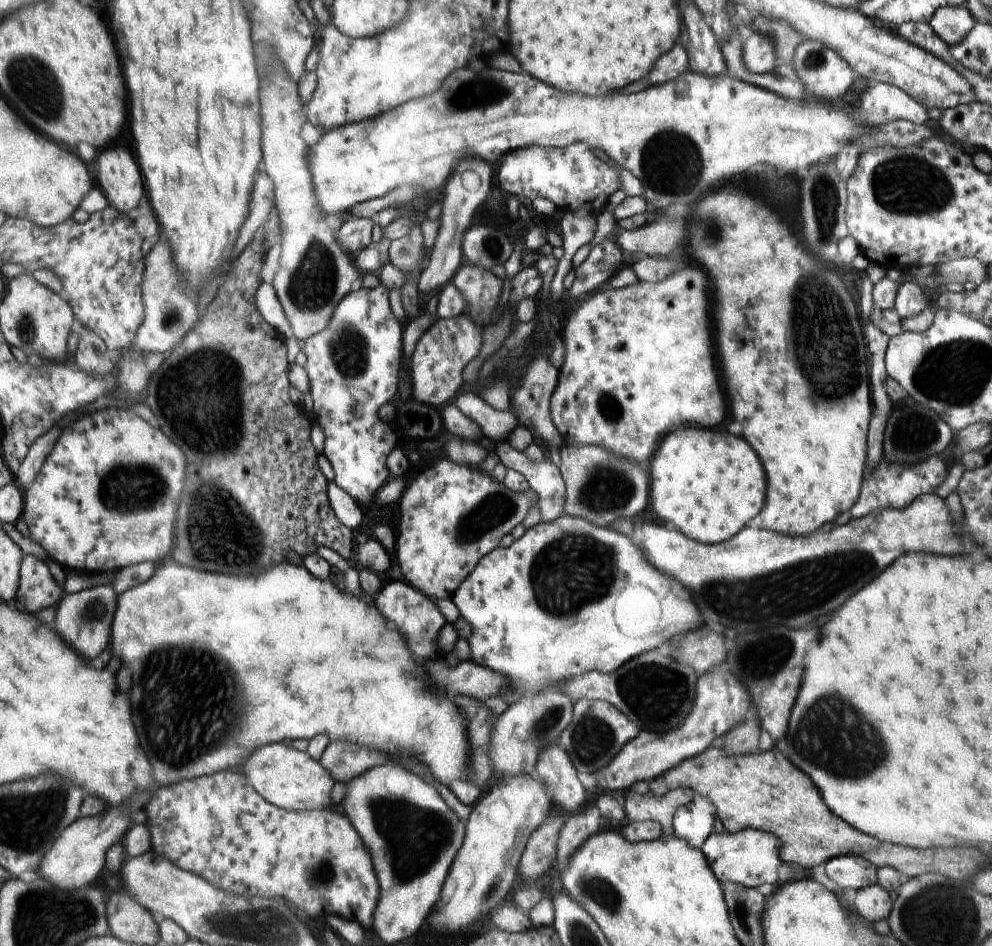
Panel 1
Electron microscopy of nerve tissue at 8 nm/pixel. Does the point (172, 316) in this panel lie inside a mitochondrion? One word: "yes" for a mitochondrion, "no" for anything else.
yes

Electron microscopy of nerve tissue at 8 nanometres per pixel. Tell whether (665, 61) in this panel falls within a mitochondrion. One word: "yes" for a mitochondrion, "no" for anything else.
no

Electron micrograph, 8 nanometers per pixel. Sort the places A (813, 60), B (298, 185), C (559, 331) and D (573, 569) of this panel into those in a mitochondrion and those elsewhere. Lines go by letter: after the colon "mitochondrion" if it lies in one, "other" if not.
A: mitochondrion
B: other
C: other
D: mitochondrion

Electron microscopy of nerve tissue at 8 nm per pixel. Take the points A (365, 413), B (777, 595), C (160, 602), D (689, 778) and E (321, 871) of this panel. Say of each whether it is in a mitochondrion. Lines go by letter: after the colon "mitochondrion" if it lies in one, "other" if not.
A: other
B: mitochondrion
C: other
D: other
E: mitochondrion

